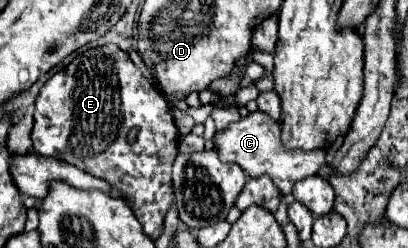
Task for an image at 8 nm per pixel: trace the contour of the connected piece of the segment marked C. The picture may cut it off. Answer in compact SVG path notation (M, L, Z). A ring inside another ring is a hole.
M252 112L238 122L226 126L214 136L214 150L218 150L218 156L222 162L234 162L238 164L250 178L260 178L262 174L270 176L274 180L274 186L282 194L290 194L292 186L306 178L314 176L324 164L326 164L326 150L284 150L280 140L280 122L272 120L264 112Z

